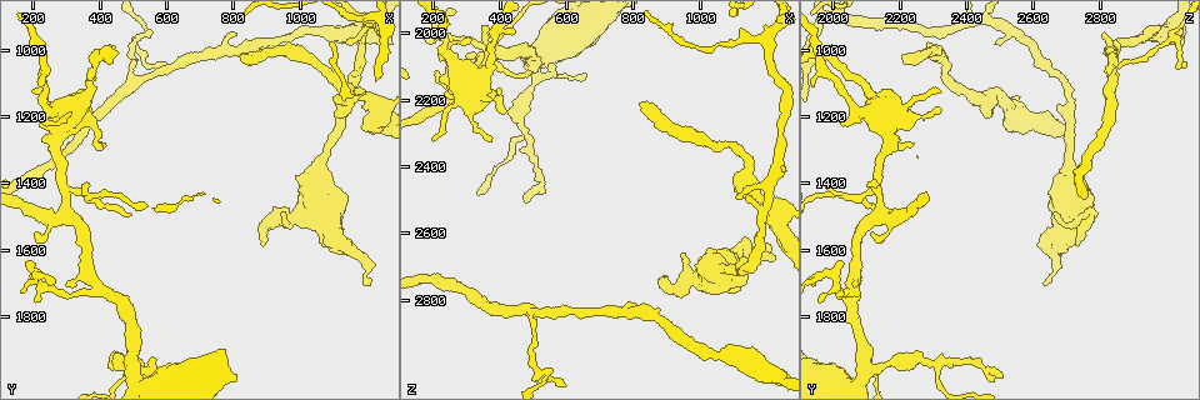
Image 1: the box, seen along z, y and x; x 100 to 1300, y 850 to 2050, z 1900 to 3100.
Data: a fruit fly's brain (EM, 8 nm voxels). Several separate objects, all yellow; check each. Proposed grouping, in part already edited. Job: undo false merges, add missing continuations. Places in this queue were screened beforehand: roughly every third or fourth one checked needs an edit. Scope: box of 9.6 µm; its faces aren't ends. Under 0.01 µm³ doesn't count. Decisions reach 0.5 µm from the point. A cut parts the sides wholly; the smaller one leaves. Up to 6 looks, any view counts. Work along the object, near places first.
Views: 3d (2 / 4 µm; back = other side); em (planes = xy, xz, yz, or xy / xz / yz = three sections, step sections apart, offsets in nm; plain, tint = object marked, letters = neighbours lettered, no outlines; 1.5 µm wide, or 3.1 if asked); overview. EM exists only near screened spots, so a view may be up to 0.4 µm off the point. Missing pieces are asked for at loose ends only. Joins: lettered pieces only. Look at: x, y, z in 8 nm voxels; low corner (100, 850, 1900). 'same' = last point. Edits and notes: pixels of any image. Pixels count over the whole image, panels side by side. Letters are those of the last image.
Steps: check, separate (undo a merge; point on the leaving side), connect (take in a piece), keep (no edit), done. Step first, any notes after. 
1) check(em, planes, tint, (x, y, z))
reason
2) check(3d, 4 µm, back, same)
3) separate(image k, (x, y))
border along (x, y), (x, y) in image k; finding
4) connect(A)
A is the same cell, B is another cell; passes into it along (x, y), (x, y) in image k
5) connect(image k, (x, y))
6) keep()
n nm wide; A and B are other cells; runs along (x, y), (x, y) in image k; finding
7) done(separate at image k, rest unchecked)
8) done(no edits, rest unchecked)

check(3d, 2 µm, (480, 1950, 2300))
a fork

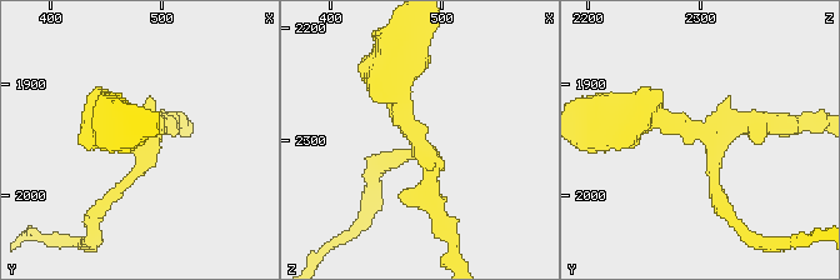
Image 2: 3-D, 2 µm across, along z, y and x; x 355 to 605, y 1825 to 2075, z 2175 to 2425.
check(em, planes, letters, (482, 1940, 2304))
3 arms

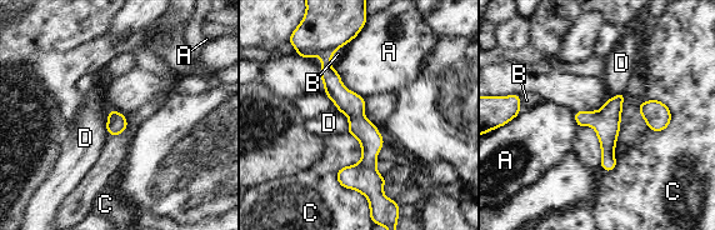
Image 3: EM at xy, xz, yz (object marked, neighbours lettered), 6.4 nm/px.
keep()
120 nm wide; C touches over 500 nm; A, B, C and D are other cells; all the same cell

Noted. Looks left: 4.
check(em, xz, step 4, letters, (960, 1480, 2670))
free end

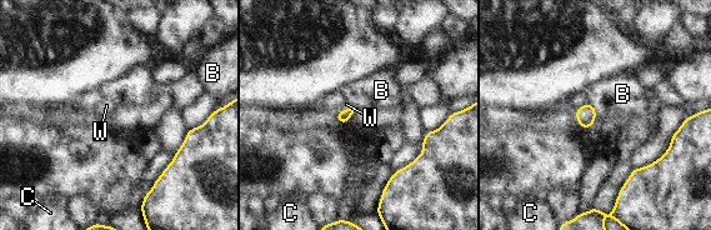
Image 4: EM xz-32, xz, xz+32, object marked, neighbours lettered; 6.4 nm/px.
connect(W)
W is the same cell, B and C are other cells; passes into it along (344, 115), (344, 110), (346, 104) in image 4; the cell continues

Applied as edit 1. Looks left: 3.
done(connect at image 4, rest unchecked)

